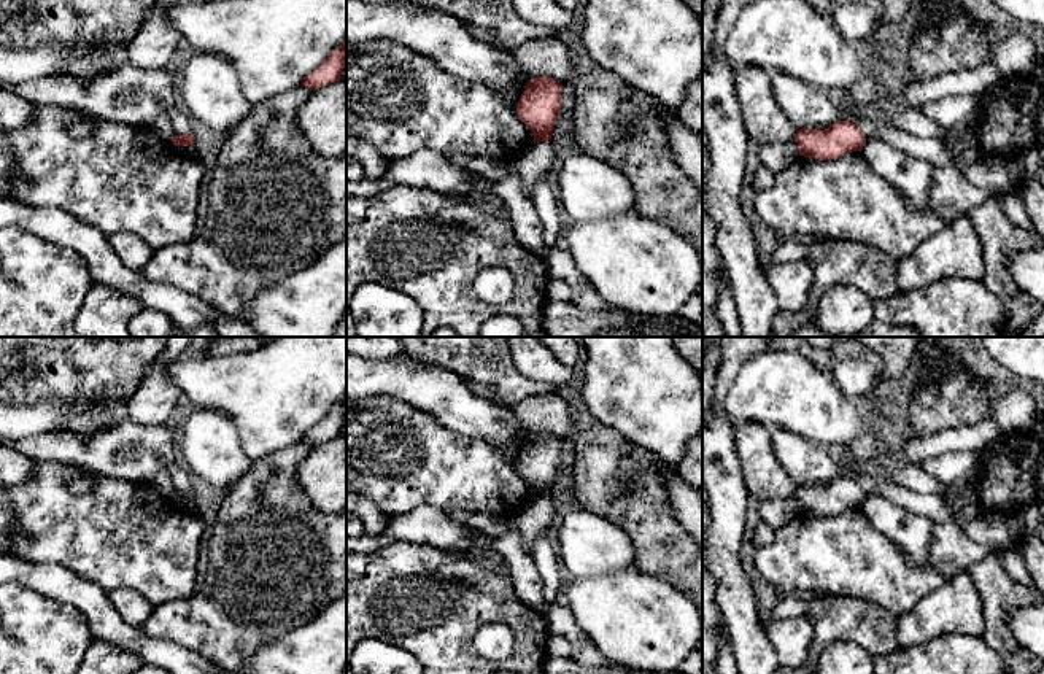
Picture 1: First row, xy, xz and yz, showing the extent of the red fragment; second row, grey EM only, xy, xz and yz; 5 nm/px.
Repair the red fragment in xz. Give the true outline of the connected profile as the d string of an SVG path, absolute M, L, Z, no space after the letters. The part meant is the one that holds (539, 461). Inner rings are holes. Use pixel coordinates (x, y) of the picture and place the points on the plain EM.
M540 432L528 439L518 456L516 471L534 491L534 498L551 496L559 472L563 442L556 436Z

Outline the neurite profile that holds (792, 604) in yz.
M787 593L774 607L771 618L791 618L809 615L809 598Z

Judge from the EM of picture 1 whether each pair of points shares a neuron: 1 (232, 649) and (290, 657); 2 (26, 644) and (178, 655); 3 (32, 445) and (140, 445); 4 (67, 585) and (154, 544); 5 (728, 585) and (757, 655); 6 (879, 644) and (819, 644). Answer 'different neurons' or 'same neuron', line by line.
1: different neurons
2: different neurons
3: same neuron
4: different neurons
5: same neuron
6: same neuron

